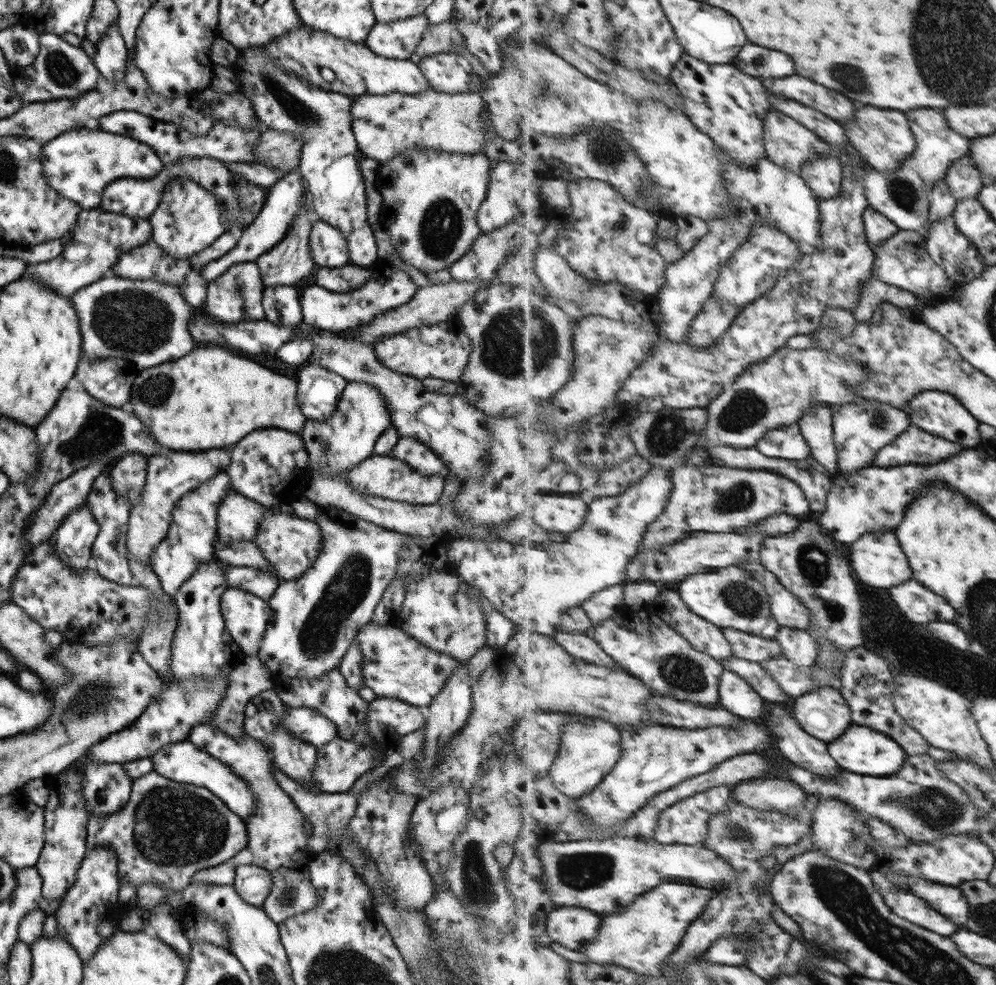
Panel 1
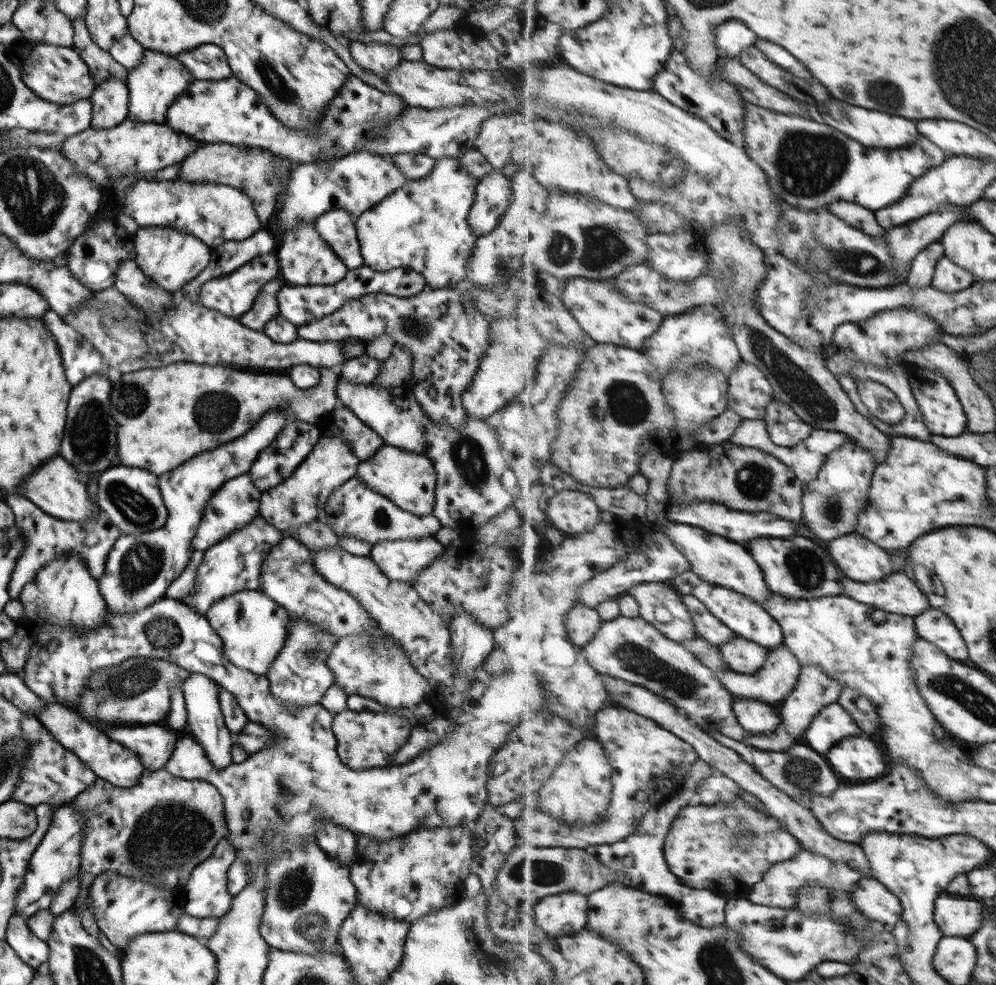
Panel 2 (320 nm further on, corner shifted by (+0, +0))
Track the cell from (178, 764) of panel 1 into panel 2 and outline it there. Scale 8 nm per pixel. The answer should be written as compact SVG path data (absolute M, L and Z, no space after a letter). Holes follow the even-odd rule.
M156 724L112 727L103 725L101 731L107 738L119 742L133 752L148 771L164 768L178 738L174 731Z

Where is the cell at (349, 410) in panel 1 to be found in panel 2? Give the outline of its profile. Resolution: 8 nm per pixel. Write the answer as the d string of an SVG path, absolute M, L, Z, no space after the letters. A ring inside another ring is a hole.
M321 436L303 462L285 480L271 487L267 492L260 493L258 514L267 524L274 526L282 534L286 530L293 530L320 518L327 496L336 487L355 476L358 462L349 445L340 438Z

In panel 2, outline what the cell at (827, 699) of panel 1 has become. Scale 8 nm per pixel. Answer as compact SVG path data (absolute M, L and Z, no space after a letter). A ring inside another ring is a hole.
M831 703L820 711L805 732L807 742L817 752L829 752L849 736L861 736L863 730L842 704Z

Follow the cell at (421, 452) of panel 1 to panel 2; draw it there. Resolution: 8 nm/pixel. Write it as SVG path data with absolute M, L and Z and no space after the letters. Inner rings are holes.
M384 444L369 458L357 463L355 476L360 478L360 481L369 490L384 496L401 510L417 516L432 514L434 486L437 482L437 476L431 461L419 453L407 452Z

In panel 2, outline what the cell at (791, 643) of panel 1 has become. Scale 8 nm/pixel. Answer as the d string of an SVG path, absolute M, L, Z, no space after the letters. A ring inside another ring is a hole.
M783 644L776 650L770 652L768 658L762 669L754 676L746 676L735 671L725 671L725 674L719 674L723 687L738 698L752 698L766 702L767 704L779 707L783 701L789 697L793 690L798 686L800 675L802 674L802 663L798 661L797 657L791 653L791 650Z

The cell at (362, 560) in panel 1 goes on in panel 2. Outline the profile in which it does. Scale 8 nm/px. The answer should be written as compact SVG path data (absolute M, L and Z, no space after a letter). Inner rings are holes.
M288 616L289 624L287 637L283 649L277 653L274 661L267 670L265 679L268 681L269 693L273 698L297 706L313 706L320 702L320 698L334 684L331 670L327 668L327 656L331 654L336 644L335 634L323 631L313 622L299 619L297 616Z

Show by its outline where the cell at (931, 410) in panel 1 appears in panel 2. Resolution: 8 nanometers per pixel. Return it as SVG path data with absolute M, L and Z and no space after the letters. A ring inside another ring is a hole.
M909 367L909 376L914 395L921 406L922 414L925 414L925 422L931 428L933 435L955 437L969 432L970 420L967 420L966 410L961 406L962 402L951 386L951 381L939 371L927 370L925 367Z

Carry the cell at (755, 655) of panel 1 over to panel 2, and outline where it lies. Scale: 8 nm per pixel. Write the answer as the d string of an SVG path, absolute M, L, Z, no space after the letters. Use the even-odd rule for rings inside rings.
M682 595L682 601L686 603L687 609L691 612L691 619L695 623L697 633L710 644L720 647L733 642L733 638L738 637L735 631L716 618L711 610L707 609L707 605L696 596Z

